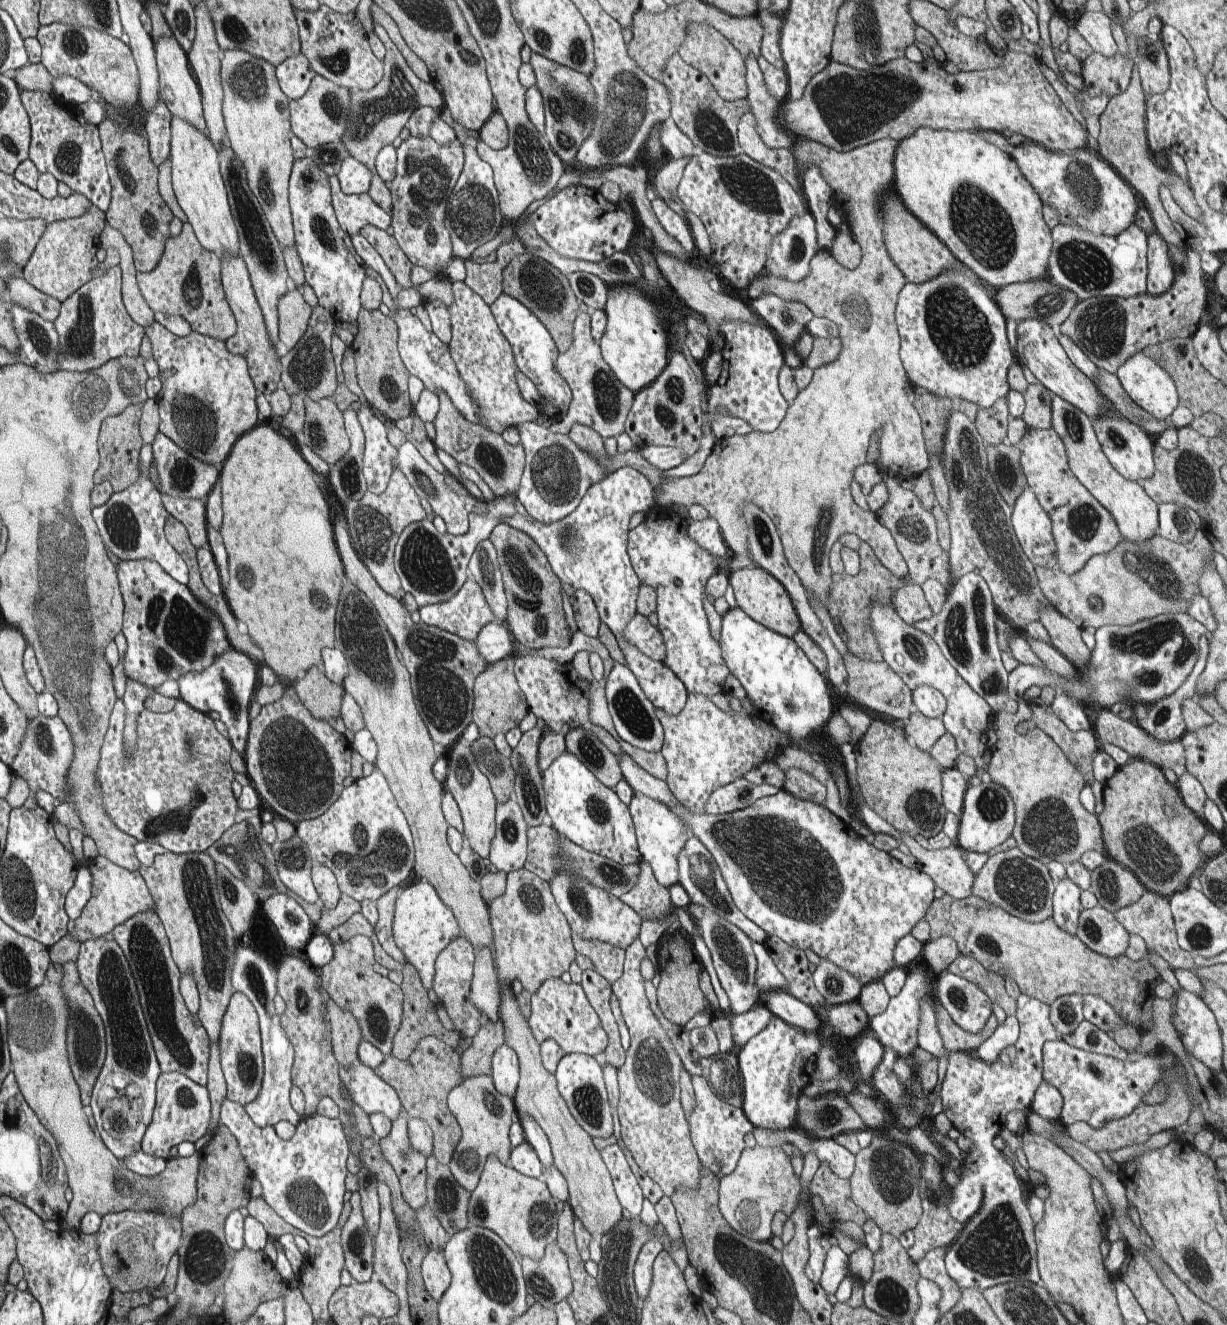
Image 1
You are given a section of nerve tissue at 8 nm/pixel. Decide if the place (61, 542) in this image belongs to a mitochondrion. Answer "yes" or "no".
yes

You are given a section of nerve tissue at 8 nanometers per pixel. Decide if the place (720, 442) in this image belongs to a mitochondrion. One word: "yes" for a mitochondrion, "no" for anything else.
no

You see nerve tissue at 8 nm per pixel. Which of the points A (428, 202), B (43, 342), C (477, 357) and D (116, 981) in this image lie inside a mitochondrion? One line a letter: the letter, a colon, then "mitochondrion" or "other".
A: mitochondrion
B: mitochondrion
C: other
D: mitochondrion

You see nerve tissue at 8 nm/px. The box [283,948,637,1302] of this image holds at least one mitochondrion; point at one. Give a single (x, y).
(538, 1219)

